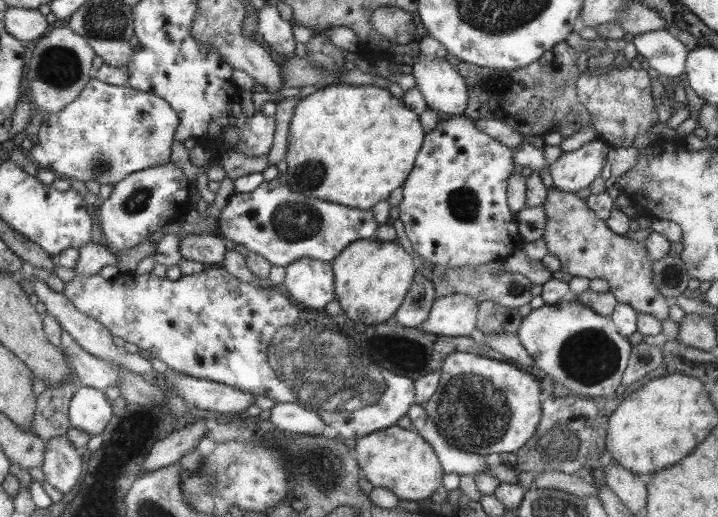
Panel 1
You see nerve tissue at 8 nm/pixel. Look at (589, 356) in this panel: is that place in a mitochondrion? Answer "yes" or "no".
yes

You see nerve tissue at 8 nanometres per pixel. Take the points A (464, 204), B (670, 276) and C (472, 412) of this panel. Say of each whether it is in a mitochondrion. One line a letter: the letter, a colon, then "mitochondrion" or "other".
A: mitochondrion
B: mitochondrion
C: mitochondrion

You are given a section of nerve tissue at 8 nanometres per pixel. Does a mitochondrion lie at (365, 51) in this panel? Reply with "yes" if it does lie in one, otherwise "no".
no

